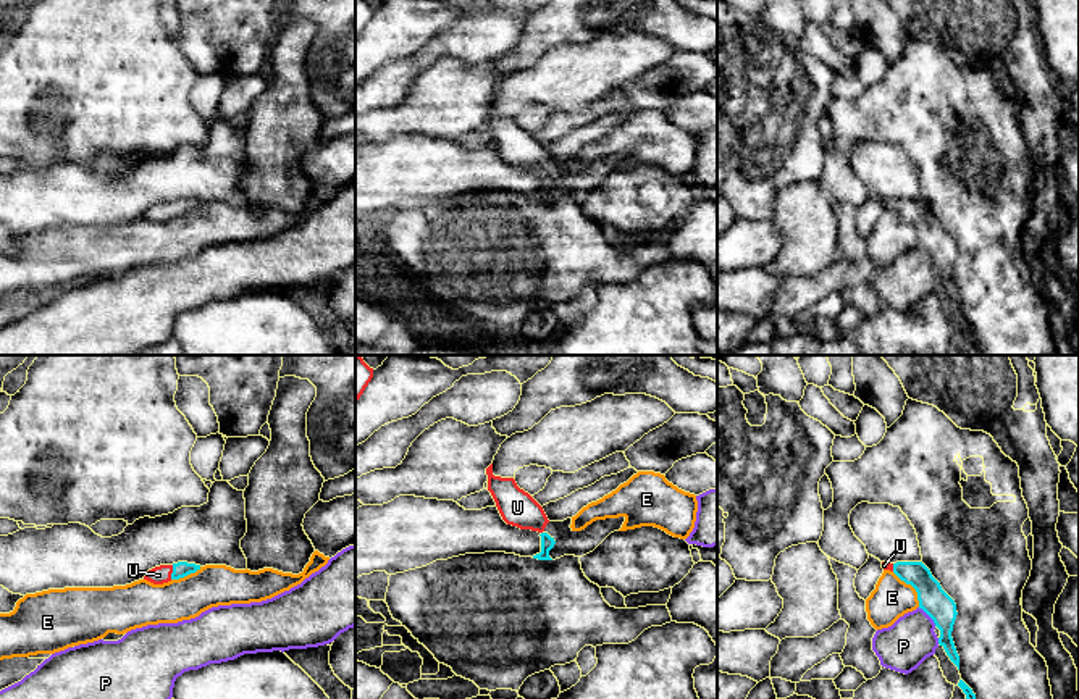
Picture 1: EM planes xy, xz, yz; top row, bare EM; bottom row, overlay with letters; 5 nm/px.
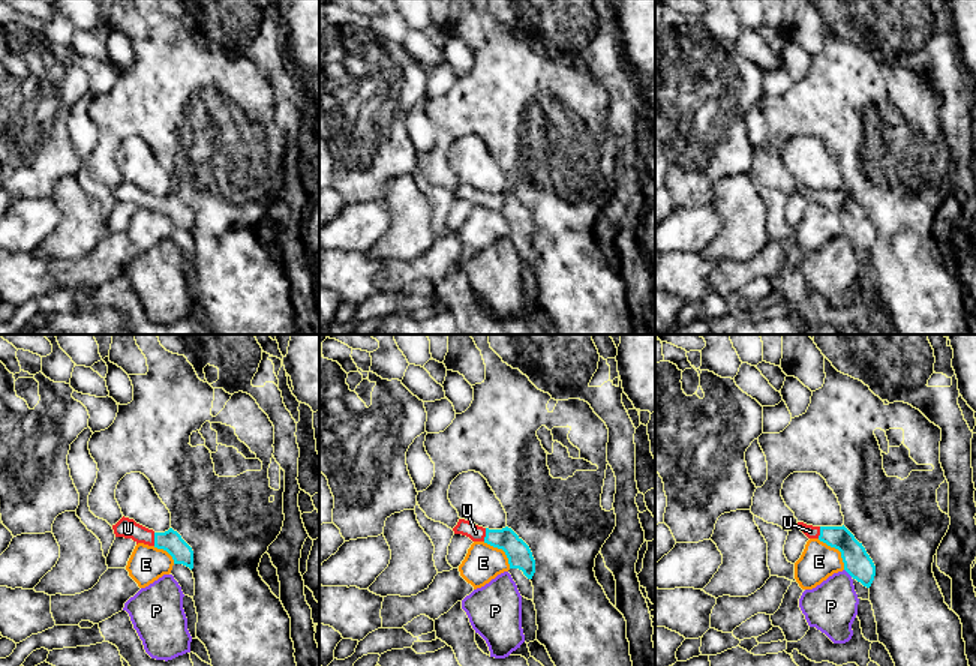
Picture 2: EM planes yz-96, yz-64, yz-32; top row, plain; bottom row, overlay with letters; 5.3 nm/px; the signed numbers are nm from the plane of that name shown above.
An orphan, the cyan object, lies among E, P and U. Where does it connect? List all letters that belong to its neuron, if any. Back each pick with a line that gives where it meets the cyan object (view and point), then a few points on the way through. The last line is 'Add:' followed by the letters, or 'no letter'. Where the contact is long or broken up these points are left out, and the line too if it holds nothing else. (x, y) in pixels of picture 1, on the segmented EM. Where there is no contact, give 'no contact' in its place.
U: contact xy (173, 572); way xy (181, 569), (173, 572), (159, 575)
Add: U

